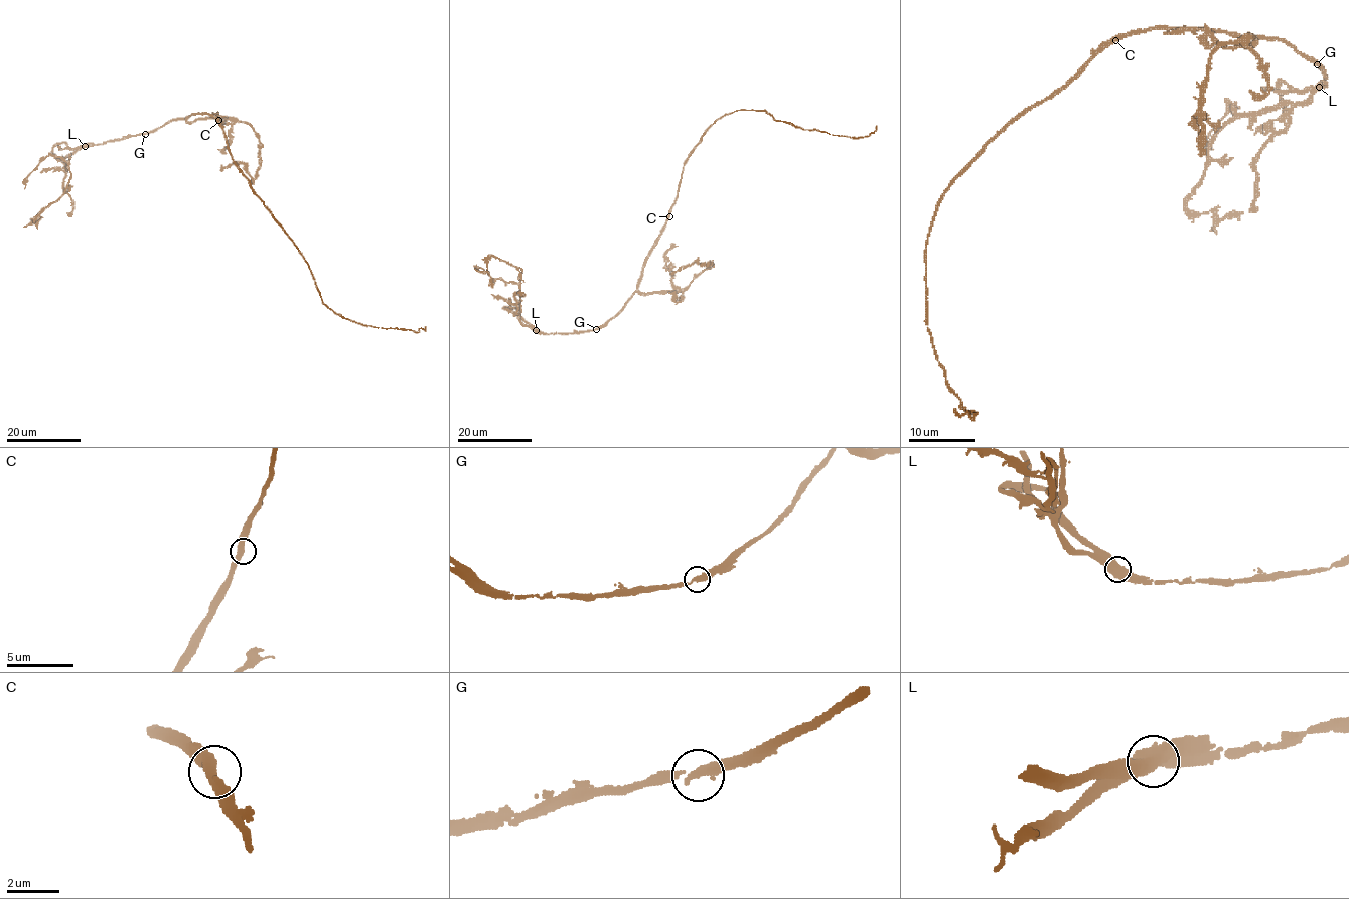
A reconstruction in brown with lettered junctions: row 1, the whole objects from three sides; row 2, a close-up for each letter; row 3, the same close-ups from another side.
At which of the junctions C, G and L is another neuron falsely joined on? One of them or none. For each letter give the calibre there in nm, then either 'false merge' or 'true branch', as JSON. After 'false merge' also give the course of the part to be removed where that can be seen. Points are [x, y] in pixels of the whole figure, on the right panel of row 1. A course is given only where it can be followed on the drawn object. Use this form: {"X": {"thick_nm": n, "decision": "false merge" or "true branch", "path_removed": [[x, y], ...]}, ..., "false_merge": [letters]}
{"C": {"thick_nm": 480, "decision": "true branch"}, "G": {"thick_nm": 320, "decision": "true branch"}, "L": {"thick_nm": 700, "decision": "false merge", "path_removed": [[1319, 87], [1296, 90], [1281, 81], [1280, 90], [1288, 125], [1265, 144], [1254, 164], [1254, 205], [1251, 212]]}, "false_merge": ["L"]}

